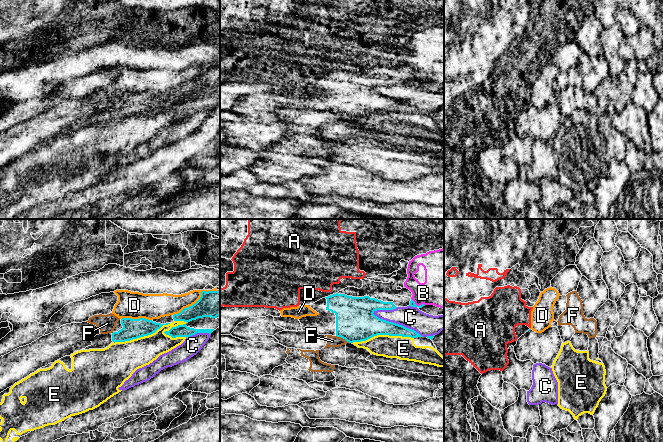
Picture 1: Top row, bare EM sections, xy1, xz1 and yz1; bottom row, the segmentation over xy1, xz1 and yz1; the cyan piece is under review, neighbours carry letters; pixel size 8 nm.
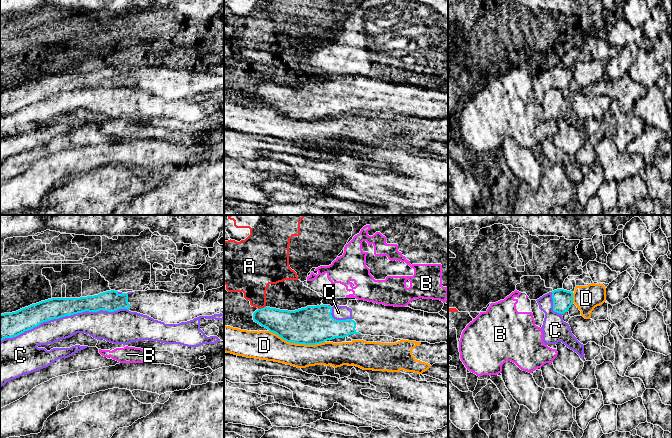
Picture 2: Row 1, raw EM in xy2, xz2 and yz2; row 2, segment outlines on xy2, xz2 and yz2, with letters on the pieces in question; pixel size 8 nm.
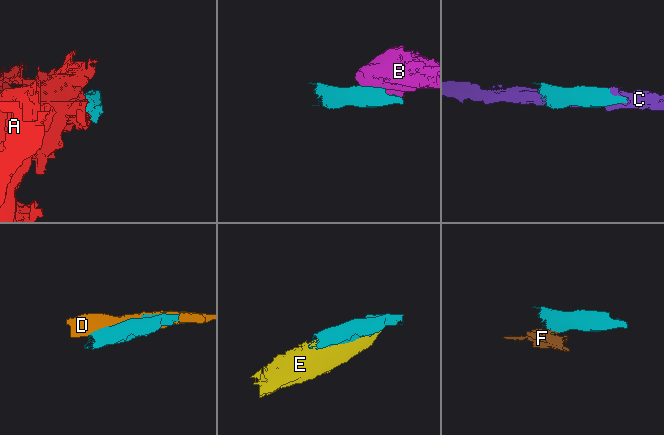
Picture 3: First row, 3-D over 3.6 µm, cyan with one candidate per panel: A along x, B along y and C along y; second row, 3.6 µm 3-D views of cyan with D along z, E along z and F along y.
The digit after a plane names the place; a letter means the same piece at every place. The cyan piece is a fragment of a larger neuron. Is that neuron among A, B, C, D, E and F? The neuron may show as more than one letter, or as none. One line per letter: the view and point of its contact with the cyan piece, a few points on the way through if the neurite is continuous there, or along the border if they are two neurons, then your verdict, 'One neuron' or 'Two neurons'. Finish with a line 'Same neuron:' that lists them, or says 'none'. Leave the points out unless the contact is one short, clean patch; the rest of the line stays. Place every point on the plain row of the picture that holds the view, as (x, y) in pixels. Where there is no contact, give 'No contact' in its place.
A: Touches cyan at xz2 (261, 84). Two neurons
B: Touches cyan at xz1 (416, 81). Boundary: xz1 (411, 74), (417, 81), (424, 81). Two neurons
C: Touches cyan at xy2 (64, 92). Two neurons
D: Touches cyan at xz2 (297, 119). Two neurons
E: Touches cyan at xz1 (382, 110). Two neurons
F: Touches cyan at xz1 (343, 114). Boundary: xz1 (336, 111), (349, 118). Two neurons
Same neuron: none

